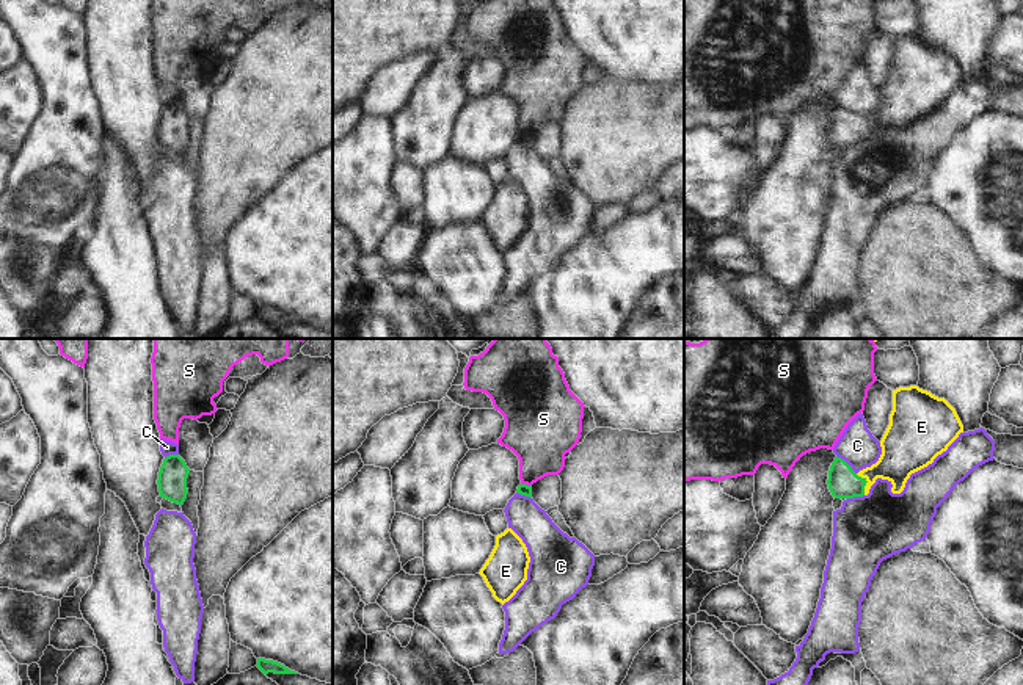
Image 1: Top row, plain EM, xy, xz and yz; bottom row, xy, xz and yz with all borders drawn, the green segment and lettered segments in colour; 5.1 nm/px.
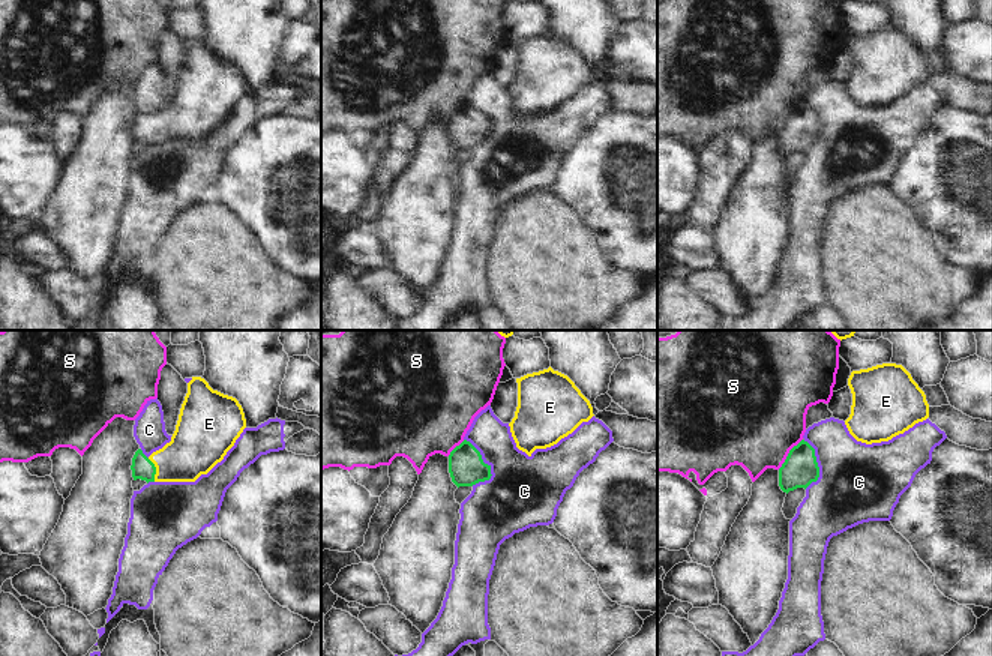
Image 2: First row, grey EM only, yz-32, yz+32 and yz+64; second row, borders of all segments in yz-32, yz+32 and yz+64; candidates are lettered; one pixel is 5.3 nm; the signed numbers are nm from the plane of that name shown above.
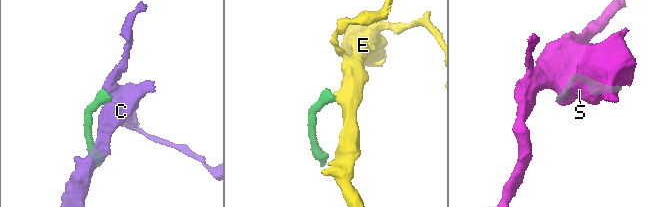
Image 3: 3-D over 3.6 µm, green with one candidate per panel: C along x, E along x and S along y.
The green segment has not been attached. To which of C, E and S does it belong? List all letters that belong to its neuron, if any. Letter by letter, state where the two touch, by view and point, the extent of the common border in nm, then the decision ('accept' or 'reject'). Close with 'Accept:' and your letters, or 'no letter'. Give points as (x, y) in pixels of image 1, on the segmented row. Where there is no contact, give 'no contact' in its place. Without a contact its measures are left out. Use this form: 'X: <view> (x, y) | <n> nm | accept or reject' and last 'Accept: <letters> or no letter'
C: yz (848, 464) | 140 nm | reject
E: yz (866, 482) | 120 nm | accept
S: xz (526, 485) | 60 nm | reject
Accept: E

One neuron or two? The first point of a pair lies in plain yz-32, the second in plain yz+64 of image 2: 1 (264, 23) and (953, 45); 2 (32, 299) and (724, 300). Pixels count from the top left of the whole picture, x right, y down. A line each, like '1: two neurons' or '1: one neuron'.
1: two neurons
2: two neurons

